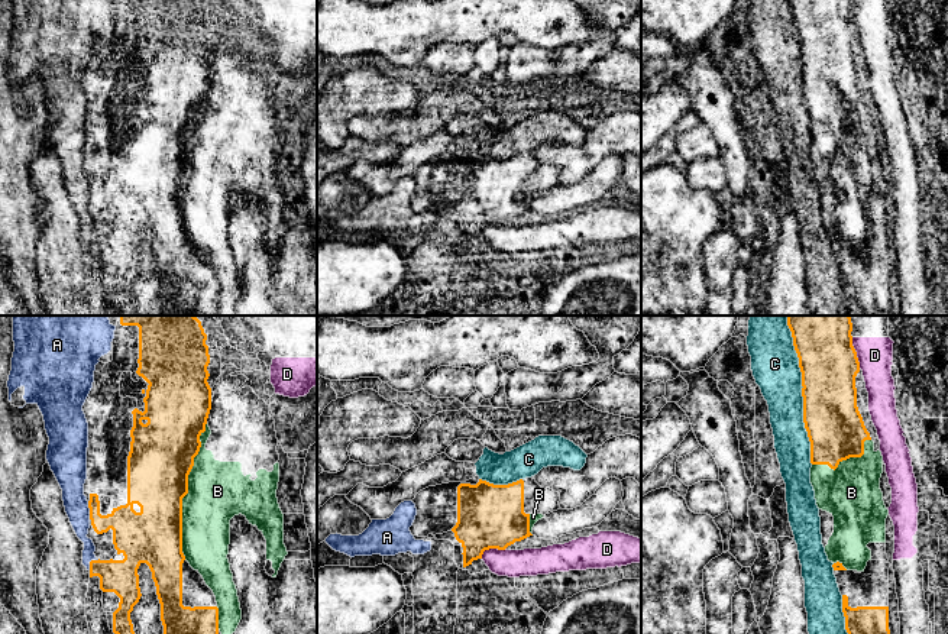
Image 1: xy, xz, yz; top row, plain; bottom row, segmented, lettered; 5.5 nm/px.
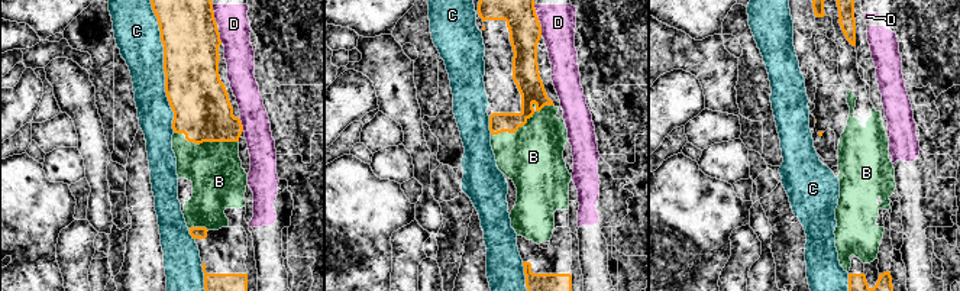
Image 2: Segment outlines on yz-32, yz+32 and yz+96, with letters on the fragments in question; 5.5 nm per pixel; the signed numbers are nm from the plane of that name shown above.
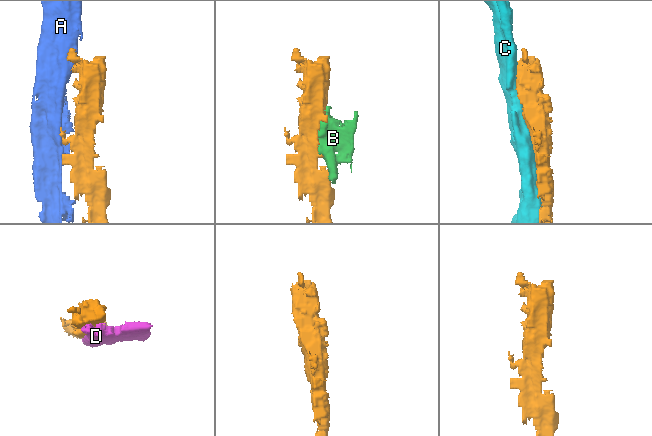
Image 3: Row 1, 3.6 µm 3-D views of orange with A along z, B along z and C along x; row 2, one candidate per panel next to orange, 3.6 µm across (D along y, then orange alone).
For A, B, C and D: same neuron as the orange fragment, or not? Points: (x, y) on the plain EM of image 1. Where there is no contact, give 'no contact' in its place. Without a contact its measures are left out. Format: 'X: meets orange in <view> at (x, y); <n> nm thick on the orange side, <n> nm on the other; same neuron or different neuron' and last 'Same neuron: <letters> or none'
A: meets orange in xy at (90, 186); 200 nm thick on the orange side, 180 nm on the other; different neuron
B: meets orange in xy at (187, 167); 360 nm thick on the orange side, 340 nm on the other; different neuron
C: meets orange in yz at (802, 70); 320 nm thick on the orange side, 260 nm on the other; different neuron
D: meets orange in yz at (856, 29); 320 nm thick on the orange side, 190 nm on the other; different neuron
Same neuron: none

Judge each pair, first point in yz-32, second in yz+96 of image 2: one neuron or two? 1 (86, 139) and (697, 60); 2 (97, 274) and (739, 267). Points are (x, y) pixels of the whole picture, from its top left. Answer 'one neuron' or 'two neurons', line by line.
1: one neuron
2: two neurons

